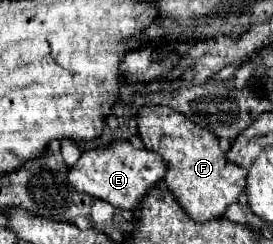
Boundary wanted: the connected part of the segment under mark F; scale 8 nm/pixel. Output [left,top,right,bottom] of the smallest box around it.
[137,107,247,223]

